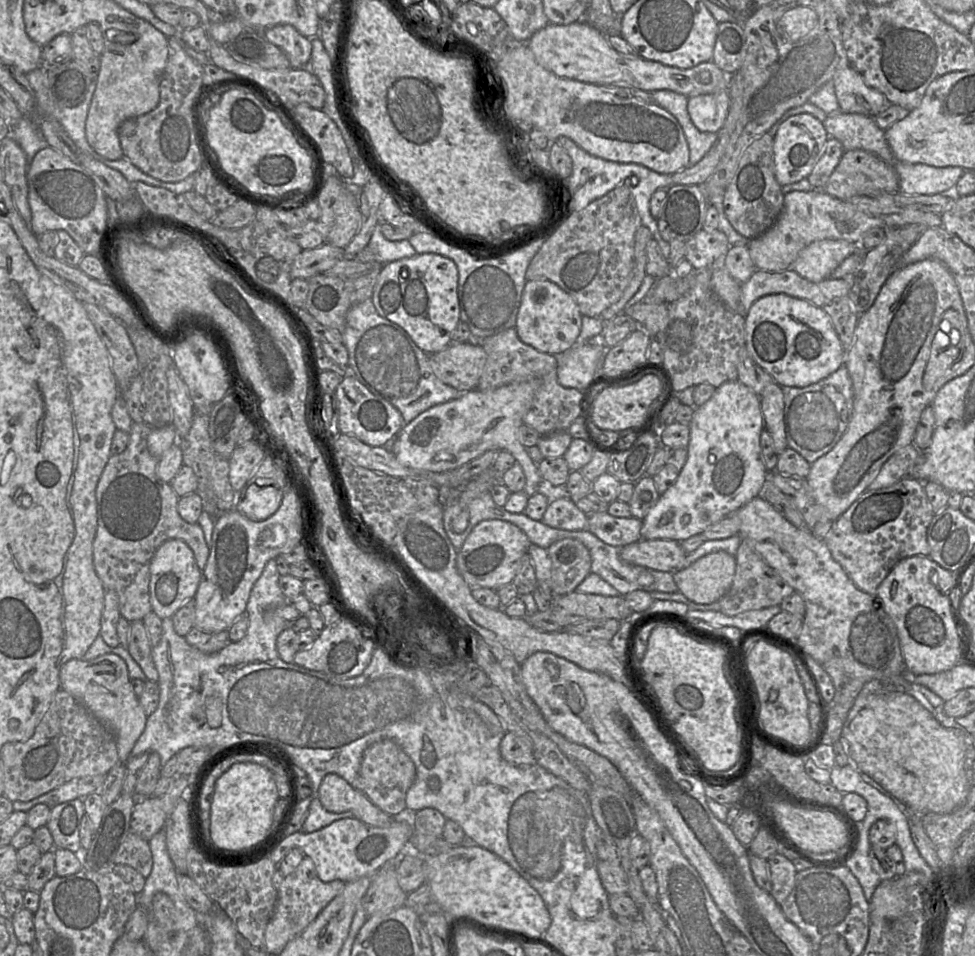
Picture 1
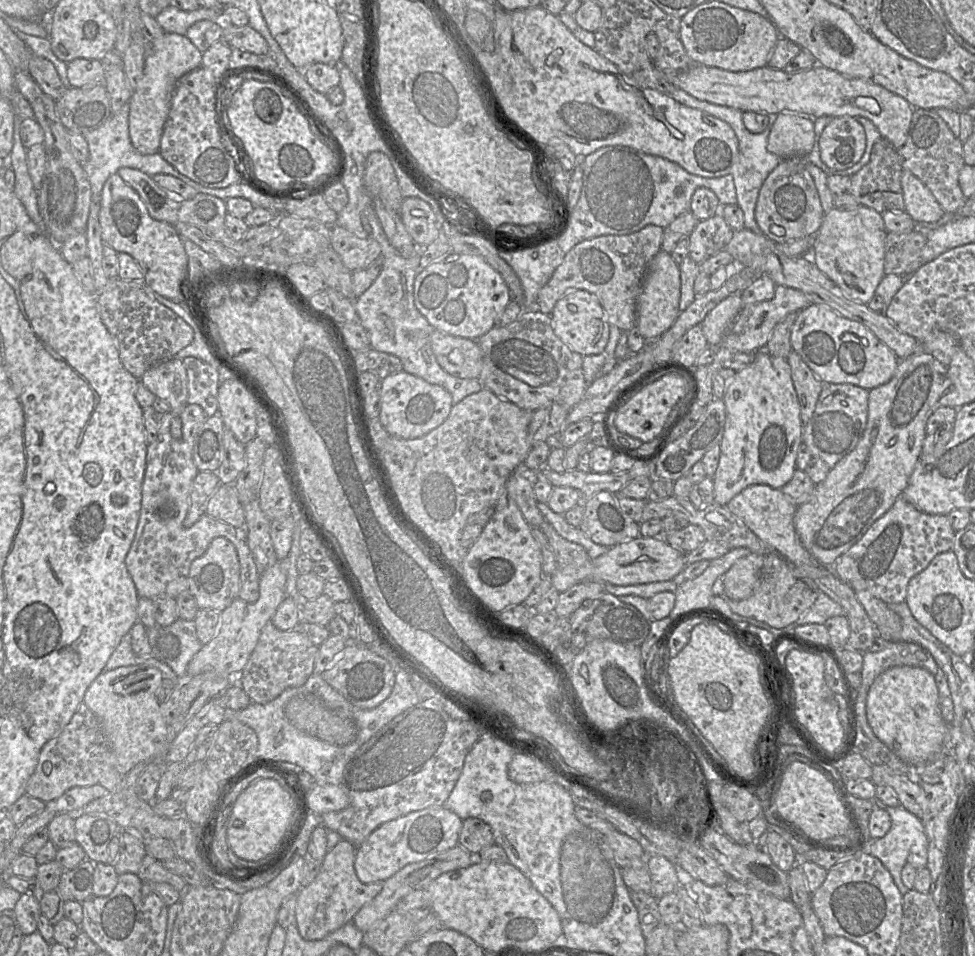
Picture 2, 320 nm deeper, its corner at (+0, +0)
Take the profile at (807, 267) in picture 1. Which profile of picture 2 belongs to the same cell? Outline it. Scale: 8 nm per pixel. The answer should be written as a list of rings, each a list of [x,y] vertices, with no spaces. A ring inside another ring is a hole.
[[[864,205],[852,210],[834,207],[825,213],[813,238],[810,258],[849,298],[867,304],[885,275],[886,234],[882,214],[874,209]]]

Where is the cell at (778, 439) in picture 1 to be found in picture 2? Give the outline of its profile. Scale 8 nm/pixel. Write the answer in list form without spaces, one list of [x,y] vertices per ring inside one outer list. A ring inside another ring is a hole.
[[[794,350],[790,351],[786,360],[791,368],[791,377],[800,405],[800,418],[804,425],[815,410],[822,390],[822,380],[814,374]]]

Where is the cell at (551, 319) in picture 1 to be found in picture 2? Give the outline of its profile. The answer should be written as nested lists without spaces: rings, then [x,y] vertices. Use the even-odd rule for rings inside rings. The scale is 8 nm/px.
[[[575,289],[564,294],[549,314],[556,336],[581,356],[603,353],[609,339],[610,323],[597,297],[586,290]]]

